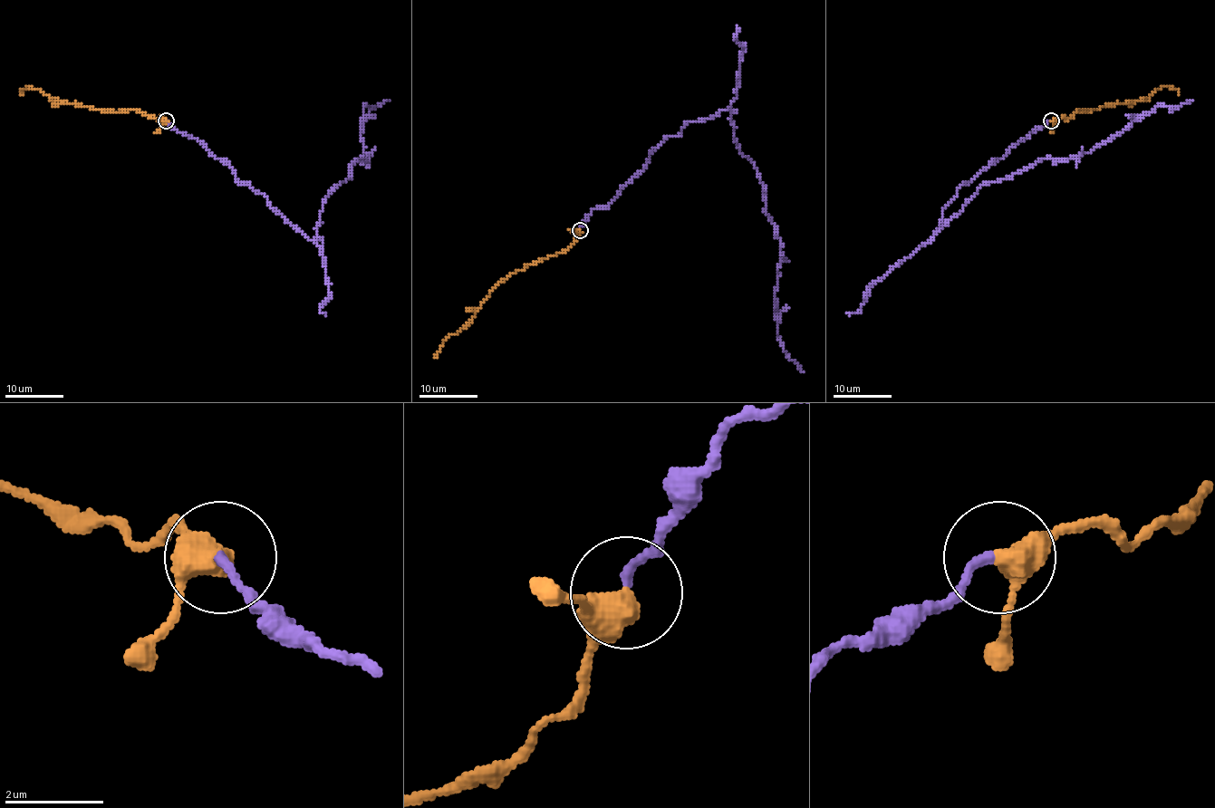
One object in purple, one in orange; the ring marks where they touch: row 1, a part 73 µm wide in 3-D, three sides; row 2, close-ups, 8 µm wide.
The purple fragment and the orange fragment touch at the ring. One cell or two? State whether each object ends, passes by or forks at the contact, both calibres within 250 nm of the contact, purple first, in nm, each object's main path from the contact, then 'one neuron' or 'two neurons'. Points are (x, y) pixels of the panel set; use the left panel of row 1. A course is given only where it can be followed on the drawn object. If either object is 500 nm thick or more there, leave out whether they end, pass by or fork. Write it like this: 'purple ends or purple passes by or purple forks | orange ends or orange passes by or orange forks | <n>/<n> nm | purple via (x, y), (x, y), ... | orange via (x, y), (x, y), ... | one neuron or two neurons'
purple ends | orange passes by | 160/400 nm | purple via (166, 120), (313, 239), (323, 200), (358, 158), (367, 159), (364, 105), (390, 100) | orange via (166, 120), (162, 117), (155, 119), (137, 110), (105, 111), (55, 100), (28, 85), (21, 94) | one neuron

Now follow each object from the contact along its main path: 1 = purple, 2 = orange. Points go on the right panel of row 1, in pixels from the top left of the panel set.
1: (1051, 120), (963, 184), (931, 239), (984, 184), (1045, 158), (1090, 152), (1157, 105), (1193, 100)
2: (1051, 120), (1068, 119), (1077, 110), (1090, 111), (1142, 100), (1154, 90), (1166, 85), (1176, 90), (1178, 94)

